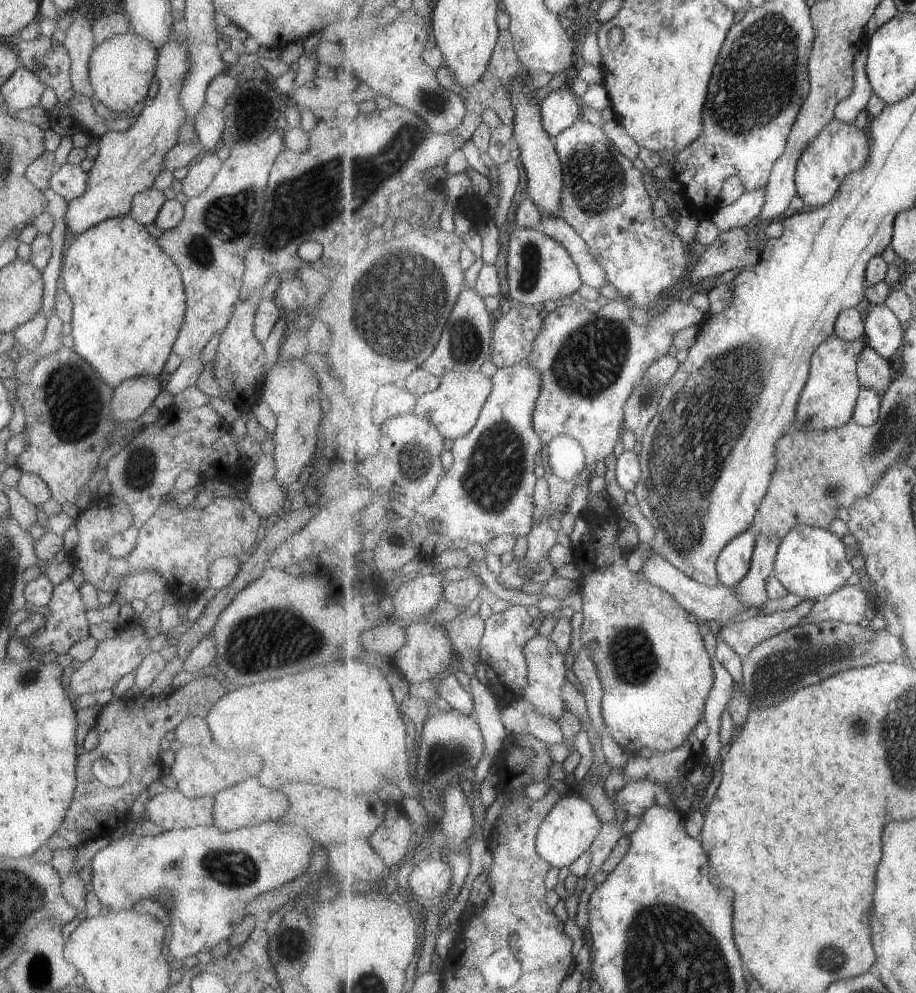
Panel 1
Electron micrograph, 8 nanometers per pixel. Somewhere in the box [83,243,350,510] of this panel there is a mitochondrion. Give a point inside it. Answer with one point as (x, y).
(142, 473)

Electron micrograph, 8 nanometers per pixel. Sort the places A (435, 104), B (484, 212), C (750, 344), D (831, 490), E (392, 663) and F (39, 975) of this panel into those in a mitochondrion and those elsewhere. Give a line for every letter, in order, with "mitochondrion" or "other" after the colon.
A: mitochondrion
B: other
C: mitochondrion
D: mitochondrion
E: other
F: mitochondrion

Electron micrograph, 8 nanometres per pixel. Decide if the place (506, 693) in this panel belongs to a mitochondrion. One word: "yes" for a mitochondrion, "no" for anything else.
no

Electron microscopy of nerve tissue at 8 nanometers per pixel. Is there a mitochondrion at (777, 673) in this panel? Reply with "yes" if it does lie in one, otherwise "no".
yes

